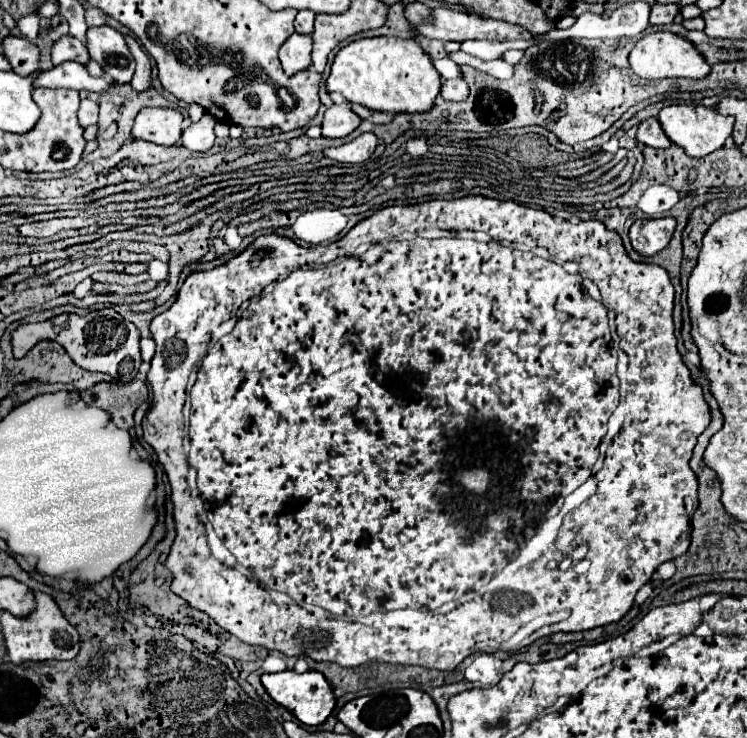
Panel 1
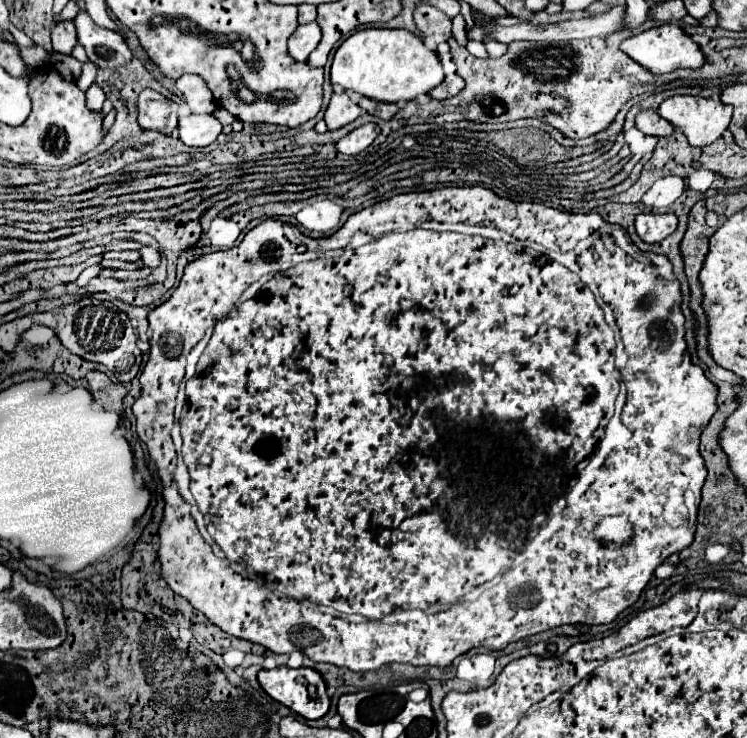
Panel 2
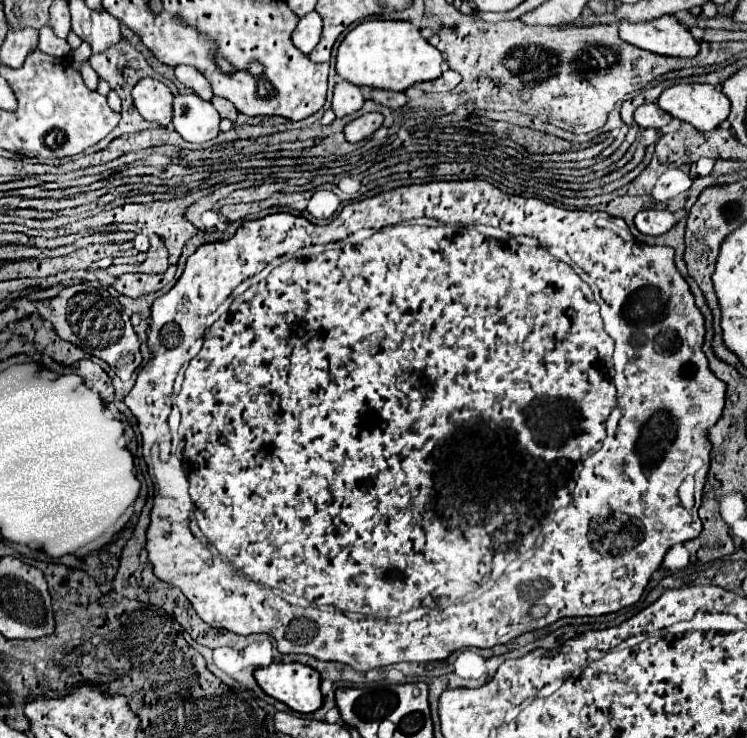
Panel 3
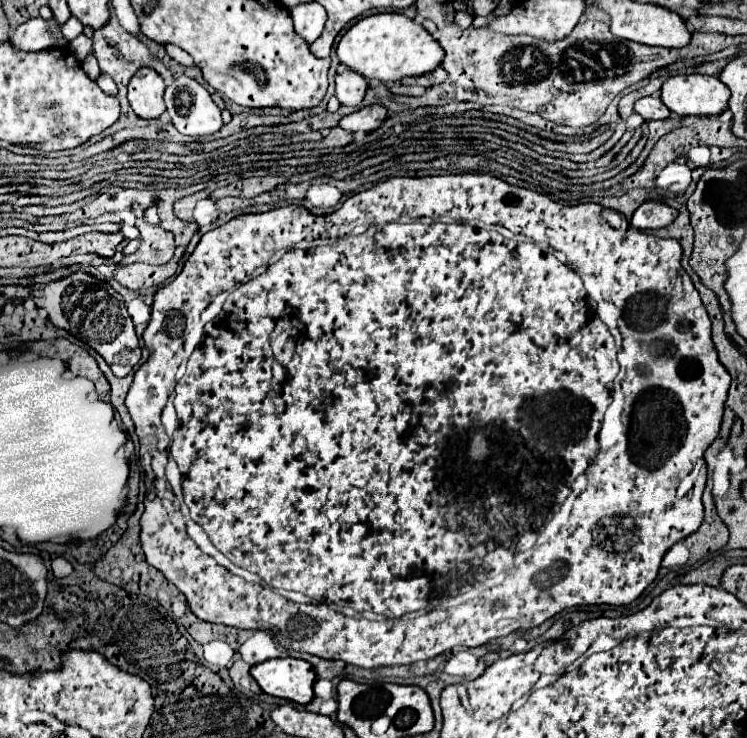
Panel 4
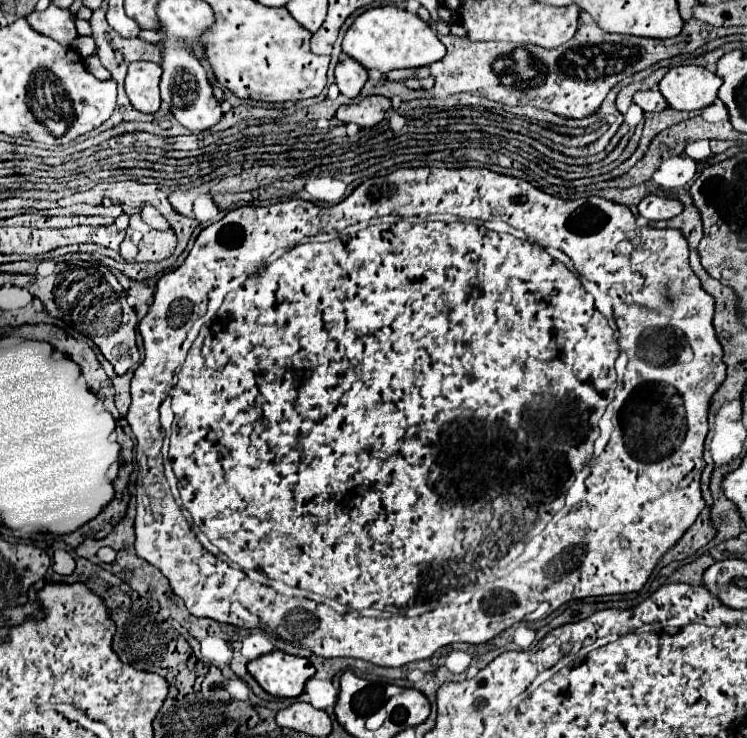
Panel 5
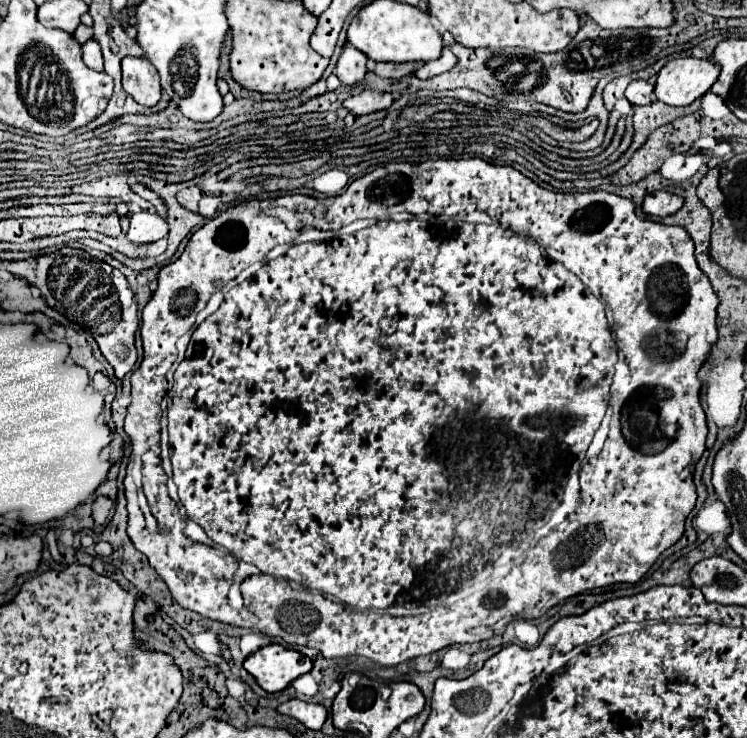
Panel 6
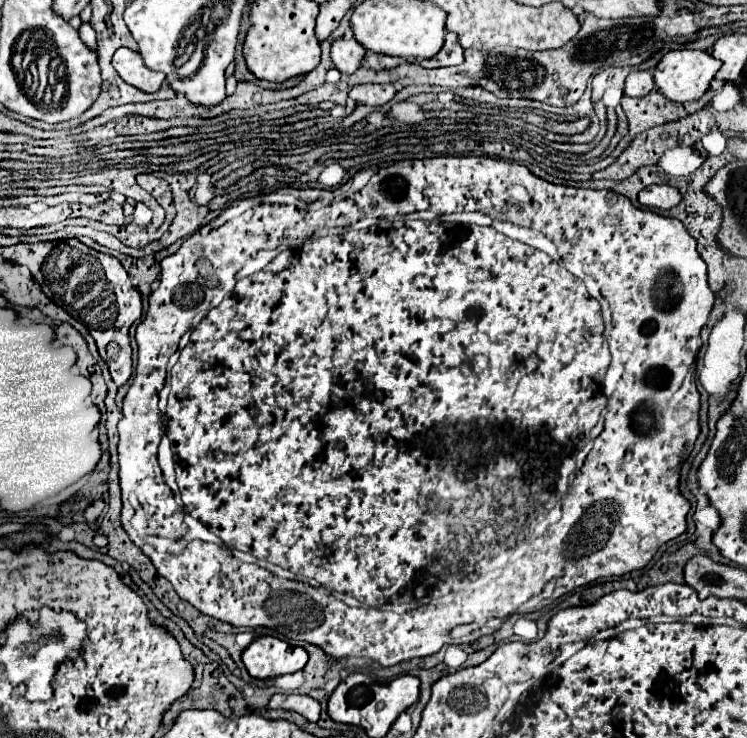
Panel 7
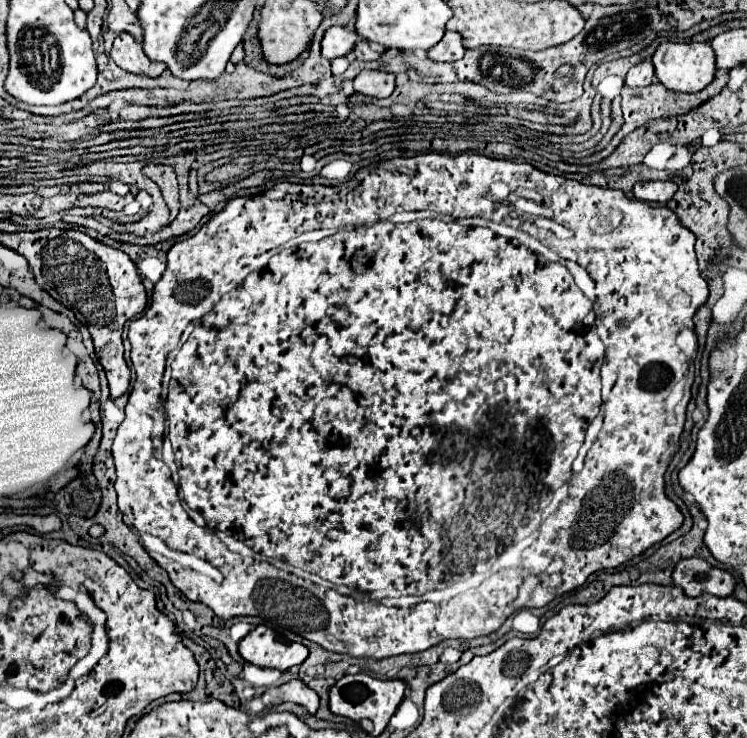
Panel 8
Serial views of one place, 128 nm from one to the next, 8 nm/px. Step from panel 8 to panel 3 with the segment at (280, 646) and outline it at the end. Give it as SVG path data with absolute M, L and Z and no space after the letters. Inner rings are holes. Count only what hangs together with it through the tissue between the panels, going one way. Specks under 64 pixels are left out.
M272 662L266 668L256 668L254 678L268 696L284 702L294 712L312 714L324 704L320 674L310 666Z

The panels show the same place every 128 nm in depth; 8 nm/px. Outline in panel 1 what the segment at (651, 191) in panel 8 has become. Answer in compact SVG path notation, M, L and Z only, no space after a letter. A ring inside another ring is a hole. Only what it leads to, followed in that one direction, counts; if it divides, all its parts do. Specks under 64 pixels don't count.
M650 218L650 220L636 220L630 226L630 242L632 248L640 256L654 256L664 250L672 238L676 228L674 218Z

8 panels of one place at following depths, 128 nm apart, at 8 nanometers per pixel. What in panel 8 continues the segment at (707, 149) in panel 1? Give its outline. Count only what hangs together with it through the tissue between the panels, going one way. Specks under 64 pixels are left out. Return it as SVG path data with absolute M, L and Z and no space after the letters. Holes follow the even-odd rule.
M664 42L652 56L652 64L656 68L660 84L664 84L672 92L700 92L714 80L716 74L716 54L706 42Z

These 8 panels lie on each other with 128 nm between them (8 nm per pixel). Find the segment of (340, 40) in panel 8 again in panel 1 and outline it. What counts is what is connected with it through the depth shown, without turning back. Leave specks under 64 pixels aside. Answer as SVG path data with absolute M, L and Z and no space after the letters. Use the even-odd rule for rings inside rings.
M348 102L340 104L340 106L330 106L324 114L324 122L322 122L322 136L324 138L346 138L348 134L352 134L358 124L362 120L350 110Z

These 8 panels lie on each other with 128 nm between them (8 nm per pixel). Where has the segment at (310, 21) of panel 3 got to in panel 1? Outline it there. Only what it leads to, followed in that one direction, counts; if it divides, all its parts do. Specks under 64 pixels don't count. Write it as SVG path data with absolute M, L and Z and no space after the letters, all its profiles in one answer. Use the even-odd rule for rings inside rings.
M292 34L280 48L280 64L284 74L294 76L302 70L308 70L312 64L310 52L312 52L312 38Z

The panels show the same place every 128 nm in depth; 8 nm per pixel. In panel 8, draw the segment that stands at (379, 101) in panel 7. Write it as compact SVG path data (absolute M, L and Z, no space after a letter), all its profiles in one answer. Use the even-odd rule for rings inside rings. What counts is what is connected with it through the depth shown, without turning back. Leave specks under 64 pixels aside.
M364 70L354 78L354 90L370 98L388 98L394 92L394 76L376 70Z

